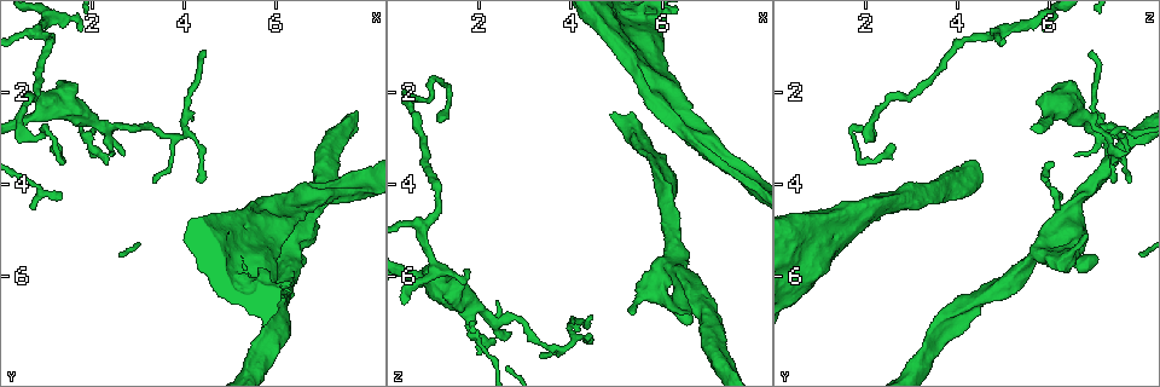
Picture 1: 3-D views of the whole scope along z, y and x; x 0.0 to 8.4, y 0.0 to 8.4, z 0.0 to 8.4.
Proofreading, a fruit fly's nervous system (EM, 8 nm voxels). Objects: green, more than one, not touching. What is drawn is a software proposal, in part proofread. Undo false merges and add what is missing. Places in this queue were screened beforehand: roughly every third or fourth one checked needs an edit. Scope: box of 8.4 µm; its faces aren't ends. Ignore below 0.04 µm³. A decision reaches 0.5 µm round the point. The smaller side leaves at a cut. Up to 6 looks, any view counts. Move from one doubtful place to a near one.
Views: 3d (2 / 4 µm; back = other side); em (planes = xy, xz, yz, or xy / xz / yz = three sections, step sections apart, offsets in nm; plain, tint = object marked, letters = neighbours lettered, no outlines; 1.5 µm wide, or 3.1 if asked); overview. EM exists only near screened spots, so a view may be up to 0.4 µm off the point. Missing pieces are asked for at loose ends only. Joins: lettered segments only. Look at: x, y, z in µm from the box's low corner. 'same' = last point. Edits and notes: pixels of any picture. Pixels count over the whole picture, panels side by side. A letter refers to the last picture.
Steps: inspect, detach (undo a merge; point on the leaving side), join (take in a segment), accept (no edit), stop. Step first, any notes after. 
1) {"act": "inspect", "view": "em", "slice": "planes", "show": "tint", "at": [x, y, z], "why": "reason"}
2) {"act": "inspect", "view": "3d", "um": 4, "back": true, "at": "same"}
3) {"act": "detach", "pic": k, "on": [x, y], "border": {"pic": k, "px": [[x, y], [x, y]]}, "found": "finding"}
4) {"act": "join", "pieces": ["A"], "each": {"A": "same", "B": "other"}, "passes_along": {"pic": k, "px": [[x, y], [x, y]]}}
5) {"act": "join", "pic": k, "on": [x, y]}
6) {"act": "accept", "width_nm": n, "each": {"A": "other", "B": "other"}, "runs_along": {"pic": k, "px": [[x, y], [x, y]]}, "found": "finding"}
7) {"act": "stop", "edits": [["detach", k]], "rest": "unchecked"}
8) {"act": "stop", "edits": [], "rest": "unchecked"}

{"act": "inspect", "view": "3d", "um": 4, "at": [1.95, 2.95, 7.25], "why": "sudden change in width"}

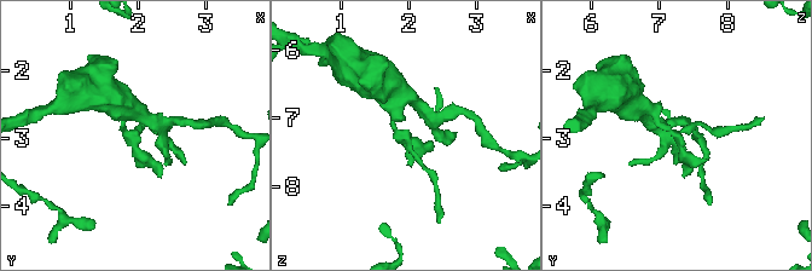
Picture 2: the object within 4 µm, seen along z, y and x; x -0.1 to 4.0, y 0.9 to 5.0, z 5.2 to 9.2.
{"act": "inspect", "view": "em", "slice": "yz", "step": 4, "show": "tint", "at": [1.90, 2.95, 7.30]}

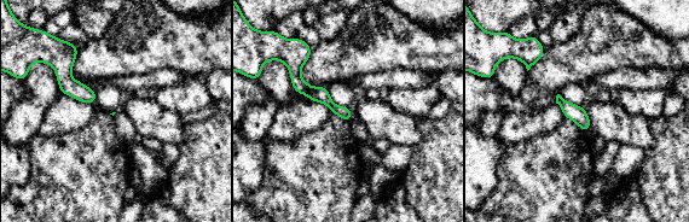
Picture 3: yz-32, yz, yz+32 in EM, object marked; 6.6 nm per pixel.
{"act": "inspect", "view": "em", "slice": "planes", "show": "letters", "at": "same"}

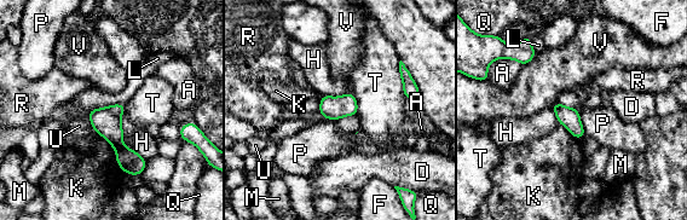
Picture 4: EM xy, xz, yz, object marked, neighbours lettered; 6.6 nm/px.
{"act": "accept", "each": {"A": "other", "D": "other", "F": "other", "H": "other", "K": "other", "L": "other", "M": "other", "P": "other", "Q": "other", "R": "other", "T": "other", "U": "other", "V": "other"}, "runs_along": {"pic": 4, "px": [[93, 113], [113, 132], [137, 172]]}, "found": "one cell here"}

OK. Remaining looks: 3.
{"act": "inspect", "view": "em", "slice": "planes", "show": "tint", "at": [1.75, 0.70, 5.90], "why": "free end"}

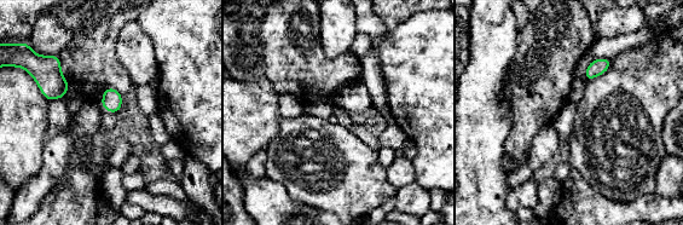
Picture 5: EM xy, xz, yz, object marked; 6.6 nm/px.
{"act": "inspect", "view": "em", "slice": "planes", "show": "letters", "at": "same", "why": "see the neighbours"}

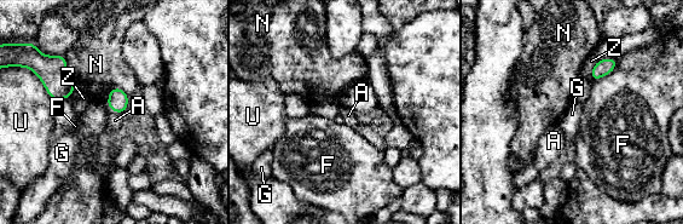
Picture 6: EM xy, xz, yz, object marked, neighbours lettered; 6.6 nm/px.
{"act": "accept", "width_nm": 140, "each": {"A": "other", "F": "other", "G": "other", "N": "other", "U": "other", "Z": "other"}, "border": {"pic": 6, "px": [[110, 109], [122, 114]]}, "found": "none of them fits"}

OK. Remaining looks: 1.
{"act": "stop", "edits": [], "rest": "unchecked"}

